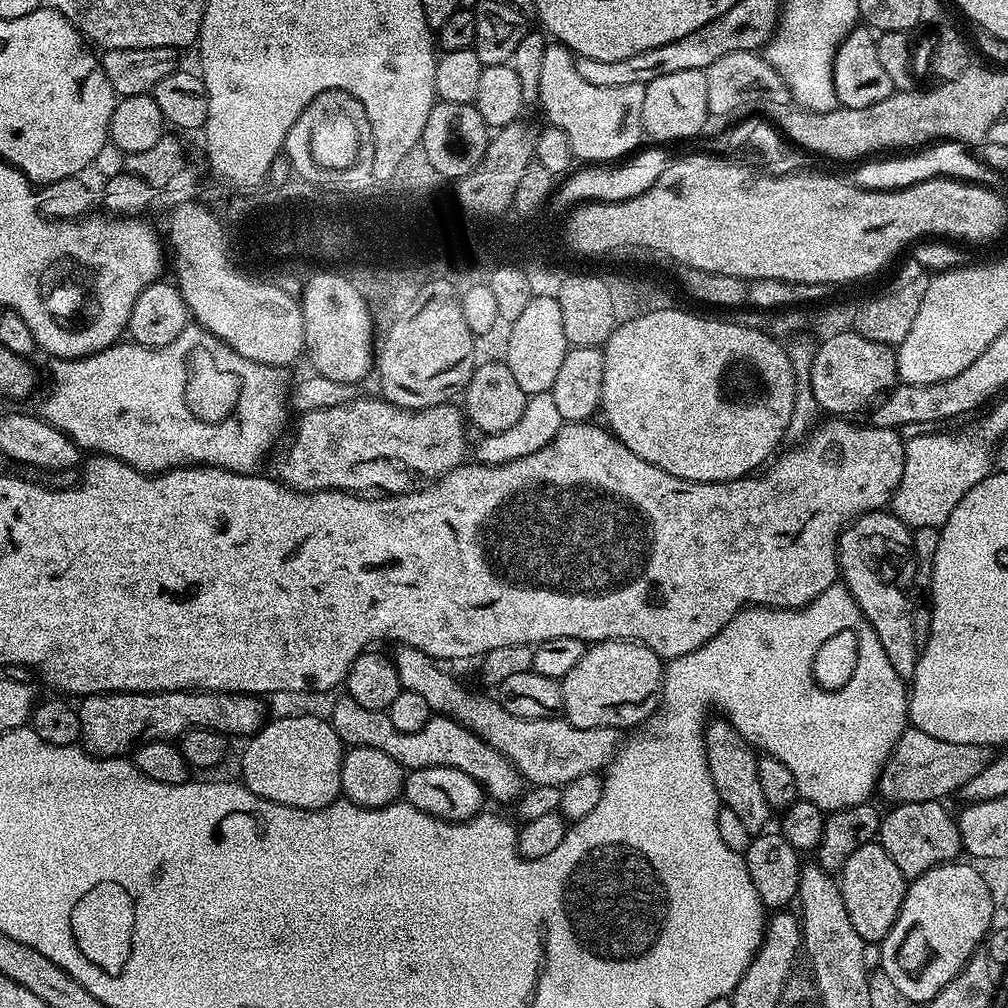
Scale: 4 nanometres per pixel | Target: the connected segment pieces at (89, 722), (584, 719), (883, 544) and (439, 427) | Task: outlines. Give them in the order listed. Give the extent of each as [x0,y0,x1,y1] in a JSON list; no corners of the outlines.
[[79,692,266,758],[562,640,664,728],[838,511,920,682],[271,398,470,494]]

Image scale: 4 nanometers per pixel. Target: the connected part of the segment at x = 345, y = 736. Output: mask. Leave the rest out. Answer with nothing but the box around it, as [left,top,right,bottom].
[330,694,526,805]

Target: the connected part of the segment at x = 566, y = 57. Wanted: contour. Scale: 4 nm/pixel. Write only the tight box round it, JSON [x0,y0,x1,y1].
[536,42,646,165]

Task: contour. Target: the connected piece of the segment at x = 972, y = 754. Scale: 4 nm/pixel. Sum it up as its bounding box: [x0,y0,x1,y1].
[878,727,993,805]

